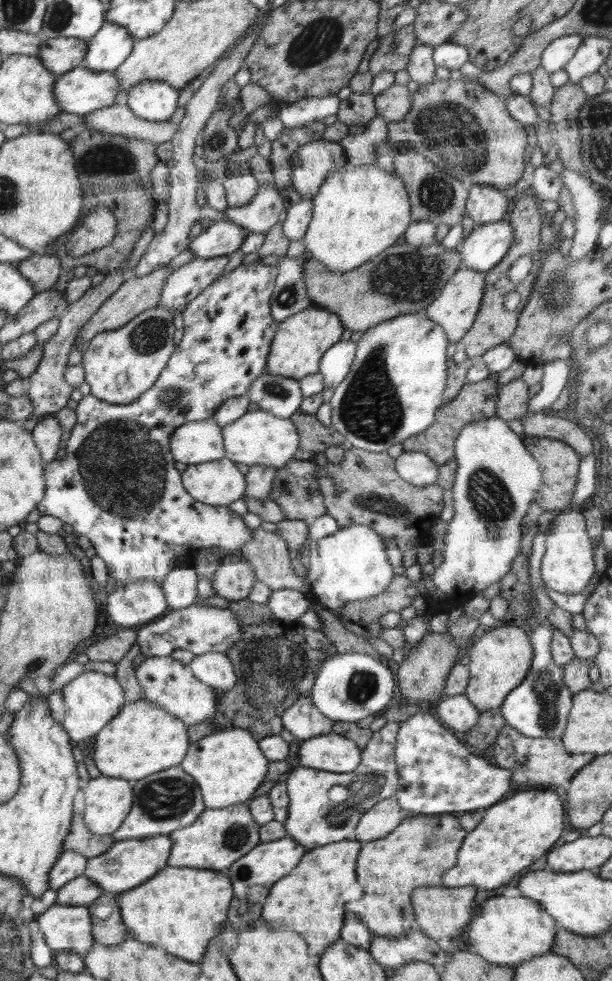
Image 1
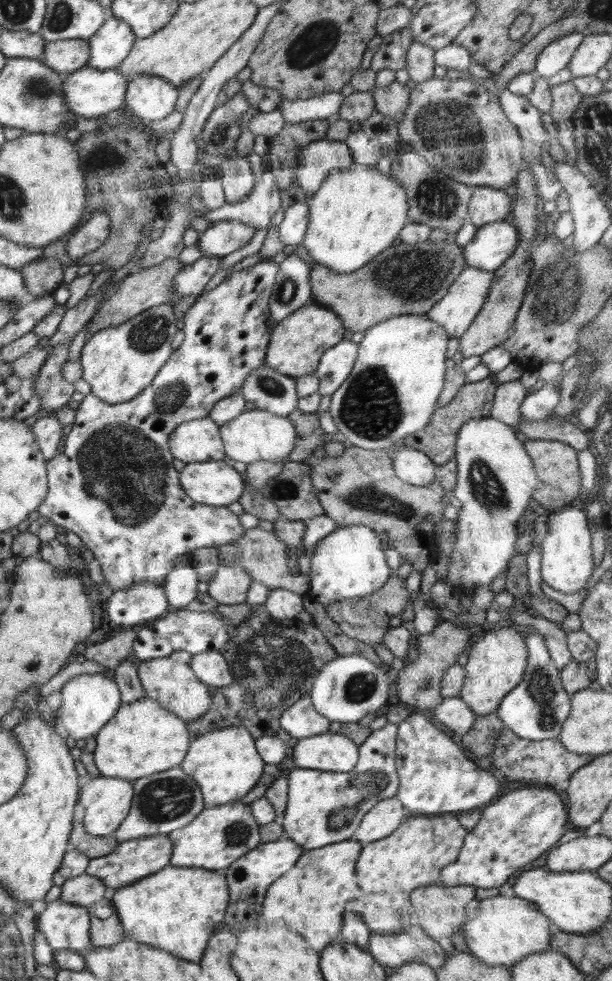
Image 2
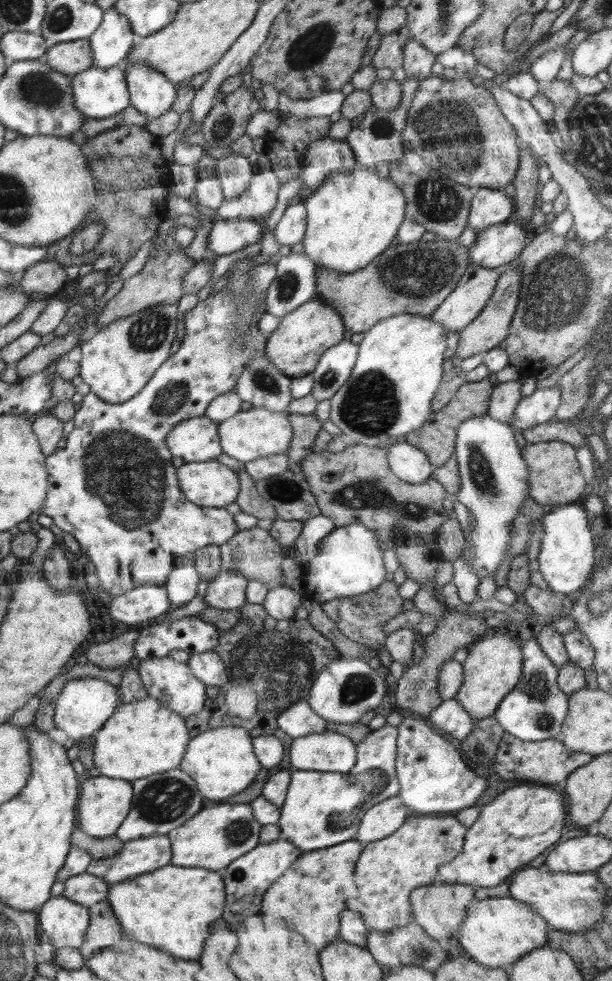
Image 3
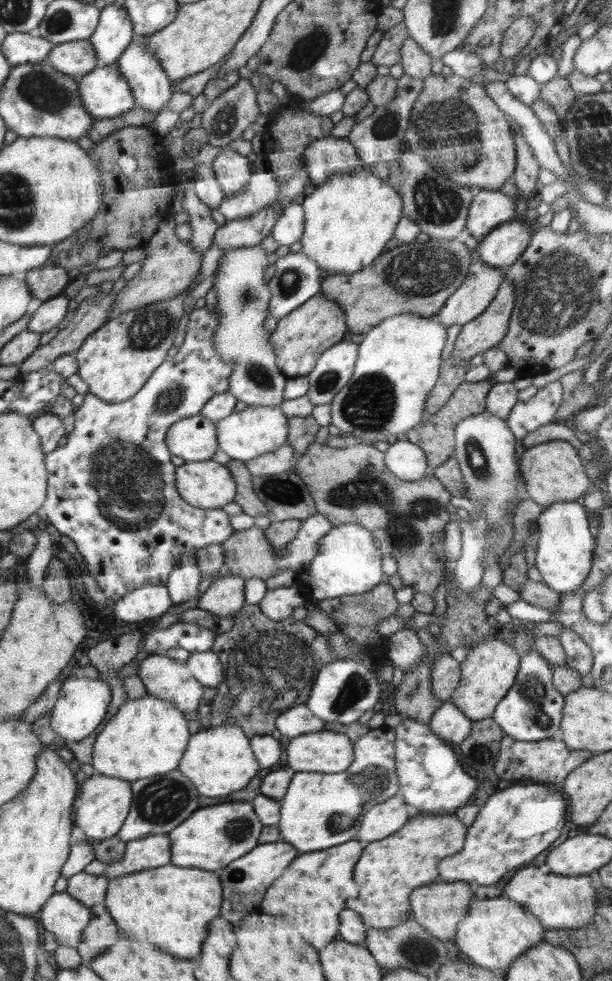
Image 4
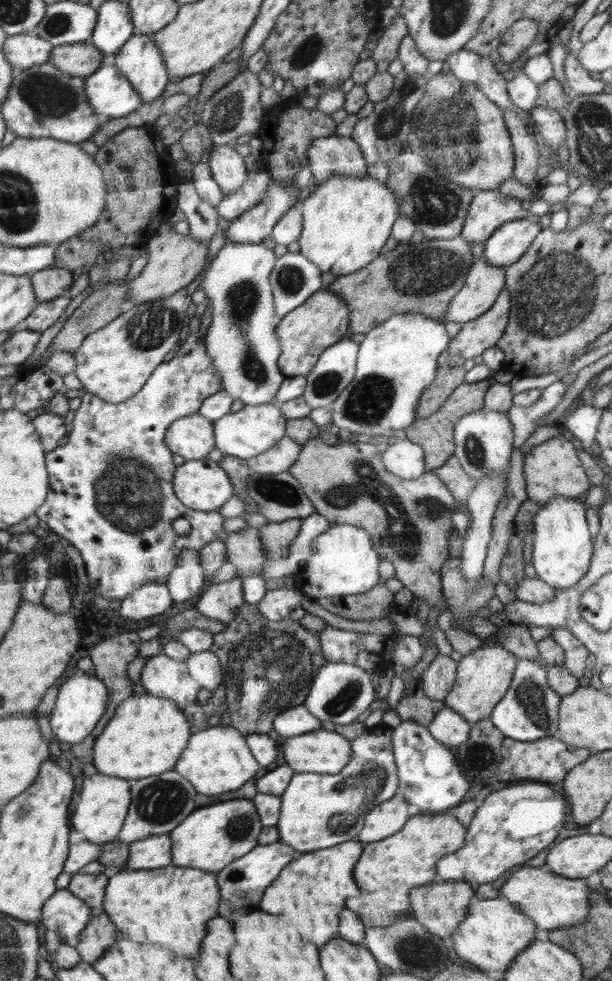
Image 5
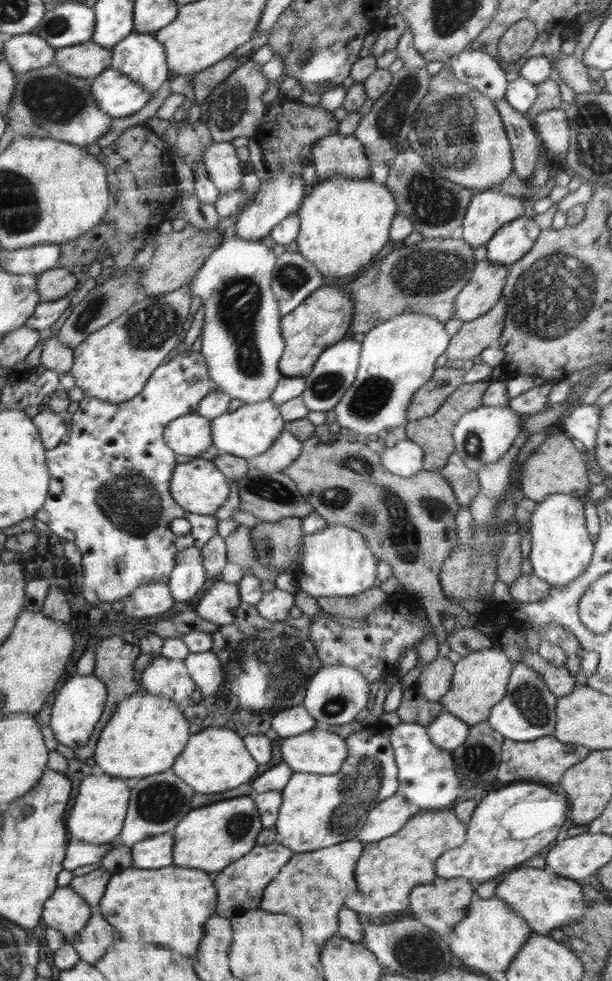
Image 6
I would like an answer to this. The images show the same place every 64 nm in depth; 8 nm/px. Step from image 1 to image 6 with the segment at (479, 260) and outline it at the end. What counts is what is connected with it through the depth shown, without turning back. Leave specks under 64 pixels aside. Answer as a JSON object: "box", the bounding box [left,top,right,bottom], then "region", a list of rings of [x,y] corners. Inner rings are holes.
{"box":[485,215,540,265],"region":[[[526,215],[503,224],[485,244],[487,259],[497,265],[514,264],[534,246],[540,231],[532,217]]]}

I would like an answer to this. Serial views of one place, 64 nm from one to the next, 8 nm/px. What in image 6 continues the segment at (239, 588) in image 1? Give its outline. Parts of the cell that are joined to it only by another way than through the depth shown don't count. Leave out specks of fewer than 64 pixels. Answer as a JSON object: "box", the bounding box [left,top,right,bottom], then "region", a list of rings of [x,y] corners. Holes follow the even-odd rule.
{"box":[195,580,240,626],"region":[[[217,580],[202,596],[195,612],[200,618],[221,626],[234,622],[236,611],[240,607],[238,583]]]}

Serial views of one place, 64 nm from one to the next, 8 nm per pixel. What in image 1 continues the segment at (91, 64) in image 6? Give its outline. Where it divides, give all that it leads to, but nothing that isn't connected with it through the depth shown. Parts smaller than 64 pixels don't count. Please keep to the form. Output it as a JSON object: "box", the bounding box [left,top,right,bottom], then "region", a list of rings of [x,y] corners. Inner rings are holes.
{"box":[37,37,88,76],"region":[[[76,37],[43,40],[37,56],[49,71],[56,76],[62,75],[82,65],[88,44],[87,40]]]}

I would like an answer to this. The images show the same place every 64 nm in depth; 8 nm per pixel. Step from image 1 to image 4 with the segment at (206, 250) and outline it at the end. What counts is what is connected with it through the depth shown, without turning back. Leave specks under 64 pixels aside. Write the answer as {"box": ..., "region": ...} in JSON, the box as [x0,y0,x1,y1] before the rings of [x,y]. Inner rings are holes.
{"box":[212,194,281,251],"region":[[[279,194],[276,201],[262,210],[254,211],[244,218],[226,221],[226,224],[215,232],[212,248],[227,251],[240,247],[251,247],[261,244],[269,234],[281,214],[279,211]]]}

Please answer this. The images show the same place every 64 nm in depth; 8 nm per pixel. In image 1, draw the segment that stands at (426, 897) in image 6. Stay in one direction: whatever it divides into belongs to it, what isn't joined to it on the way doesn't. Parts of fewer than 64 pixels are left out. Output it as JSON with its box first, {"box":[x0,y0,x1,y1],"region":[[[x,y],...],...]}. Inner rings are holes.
{"box":[411,886,477,941],"region":[[[432,886],[432,888],[414,889],[411,896],[411,903],[414,906],[415,926],[418,927],[425,935],[438,941],[444,936],[449,936],[453,940],[457,940],[460,933],[464,930],[464,926],[473,918],[472,900],[477,893],[477,888],[470,886],[465,887],[444,887]]]}

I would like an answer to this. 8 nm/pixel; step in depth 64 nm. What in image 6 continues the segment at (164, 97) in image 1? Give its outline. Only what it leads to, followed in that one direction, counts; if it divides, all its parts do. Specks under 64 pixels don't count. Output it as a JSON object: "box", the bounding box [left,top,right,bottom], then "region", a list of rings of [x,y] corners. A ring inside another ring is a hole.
{"box":[110,31,171,96],"region":[[[134,31],[111,50],[110,67],[140,83],[152,96],[171,77],[164,46],[154,34]]]}

